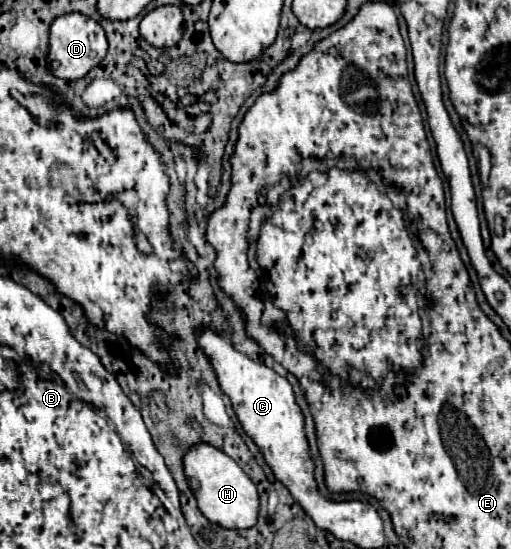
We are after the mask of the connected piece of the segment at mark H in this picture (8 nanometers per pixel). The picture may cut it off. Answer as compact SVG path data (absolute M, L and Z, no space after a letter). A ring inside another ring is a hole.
M196 443L184 453L184 475L188 485L198 501L198 509L204 513L206 519L218 523L226 529L248 529L256 525L258 519L258 491L250 477L240 469L240 465L230 459L222 449Z

